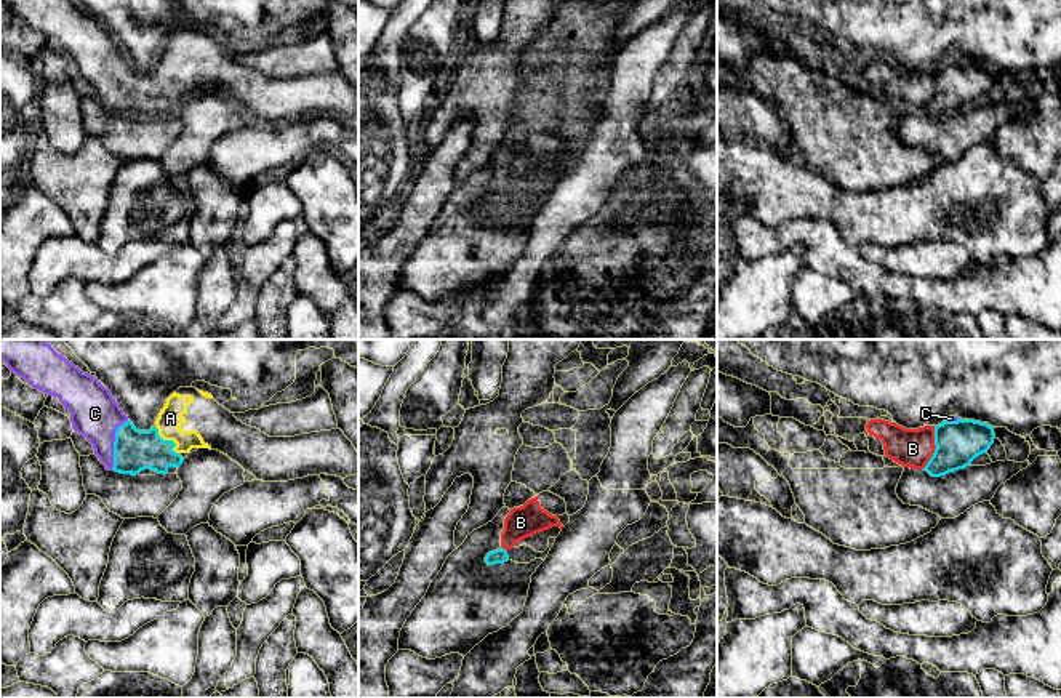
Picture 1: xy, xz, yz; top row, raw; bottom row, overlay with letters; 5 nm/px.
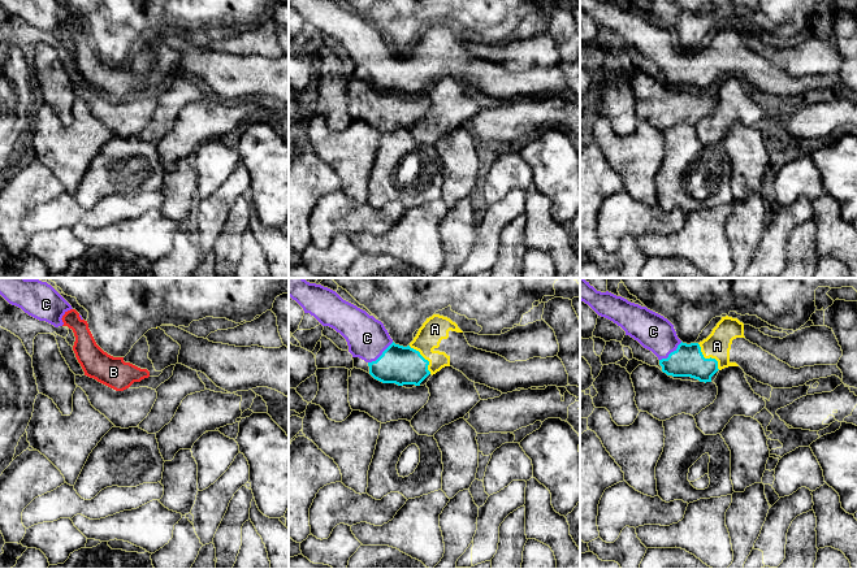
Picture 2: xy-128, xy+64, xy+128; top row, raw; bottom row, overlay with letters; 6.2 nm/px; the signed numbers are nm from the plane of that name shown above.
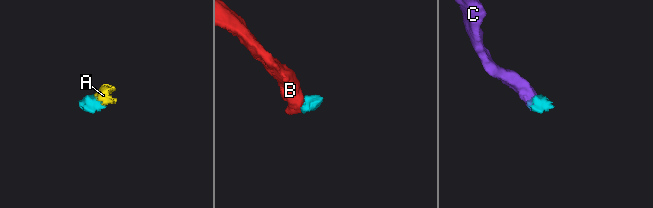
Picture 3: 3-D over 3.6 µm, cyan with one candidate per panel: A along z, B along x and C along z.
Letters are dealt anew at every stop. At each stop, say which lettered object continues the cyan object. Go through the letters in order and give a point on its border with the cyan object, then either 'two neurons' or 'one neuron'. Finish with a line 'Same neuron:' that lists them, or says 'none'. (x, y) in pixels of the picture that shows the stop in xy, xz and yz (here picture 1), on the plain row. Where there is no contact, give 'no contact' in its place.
A: contact xy (170, 82); one neuron
B: contact yz (936, 88); two neurons
C: contact xy (114, 85); one neuron
Same neuron: A, C

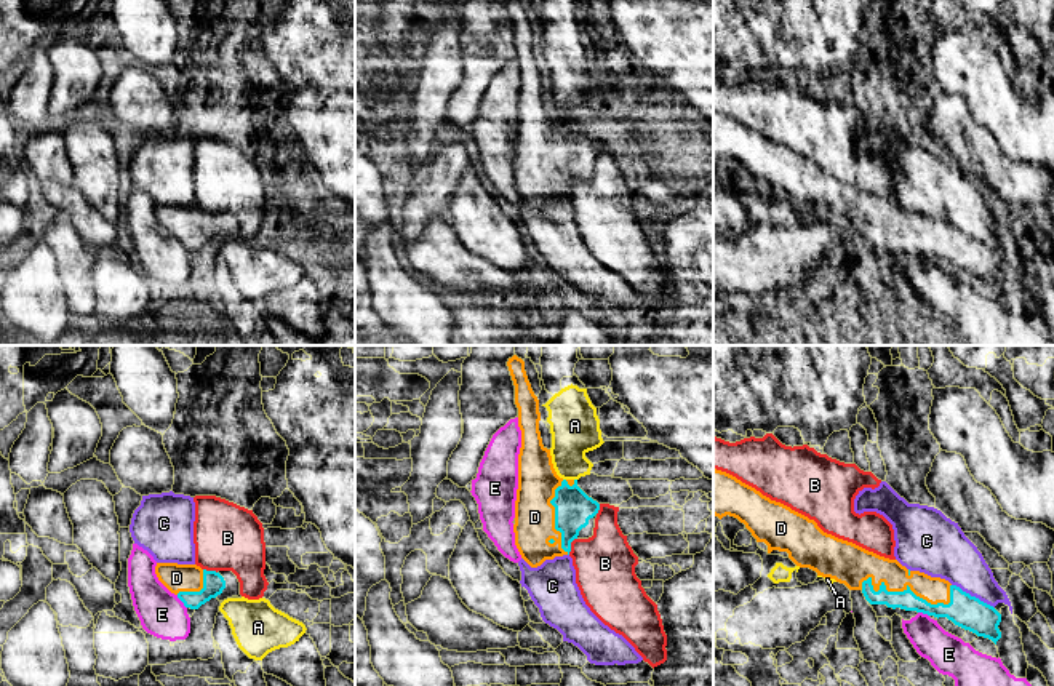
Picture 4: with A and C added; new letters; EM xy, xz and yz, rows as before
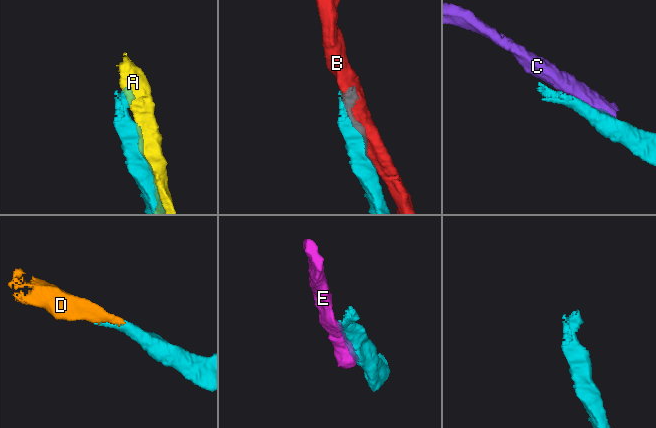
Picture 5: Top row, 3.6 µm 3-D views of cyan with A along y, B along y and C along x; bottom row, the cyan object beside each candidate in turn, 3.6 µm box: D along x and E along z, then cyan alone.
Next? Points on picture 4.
A: no contact; two neurons
B: contact xz (570, 187); two neurons
C: contact yz (973, 239); two neurons
D: contact yz (901, 234); one neuron
E: contact xy (181, 242); two neurons
Same neuron: D

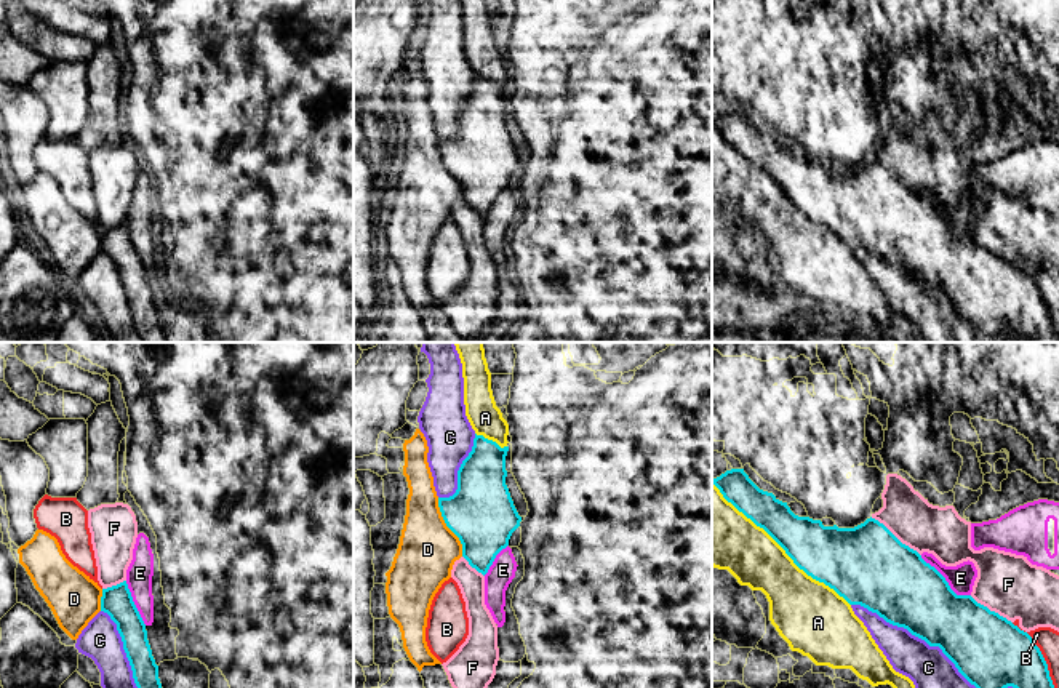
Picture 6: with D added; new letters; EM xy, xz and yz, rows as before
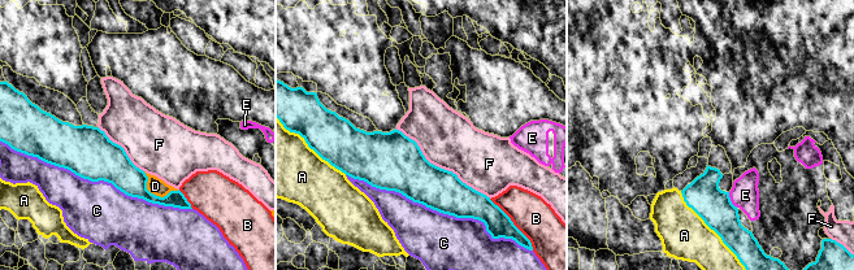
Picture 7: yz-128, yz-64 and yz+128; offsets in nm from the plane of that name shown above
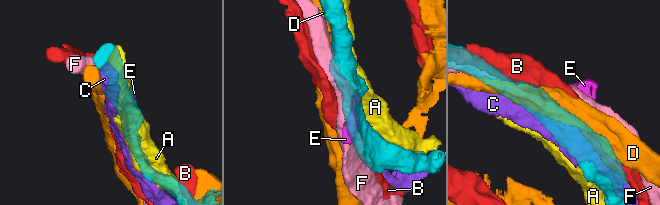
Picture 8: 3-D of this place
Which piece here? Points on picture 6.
A: contact yz (781, 188); two neurons
B: contact yz (1042, 298); two neurons
C: contact yz (954, 304); two neurons
D: contact xz (447, 167); two neurons
E: contact yz (946, 223); two neurons
F: contact yz (895, 178); two neurons
Same neuron: none

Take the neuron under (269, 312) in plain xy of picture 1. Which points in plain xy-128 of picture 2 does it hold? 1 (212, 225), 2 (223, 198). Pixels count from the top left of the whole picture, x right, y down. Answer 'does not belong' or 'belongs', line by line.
1: does not belong
2: does not belong

